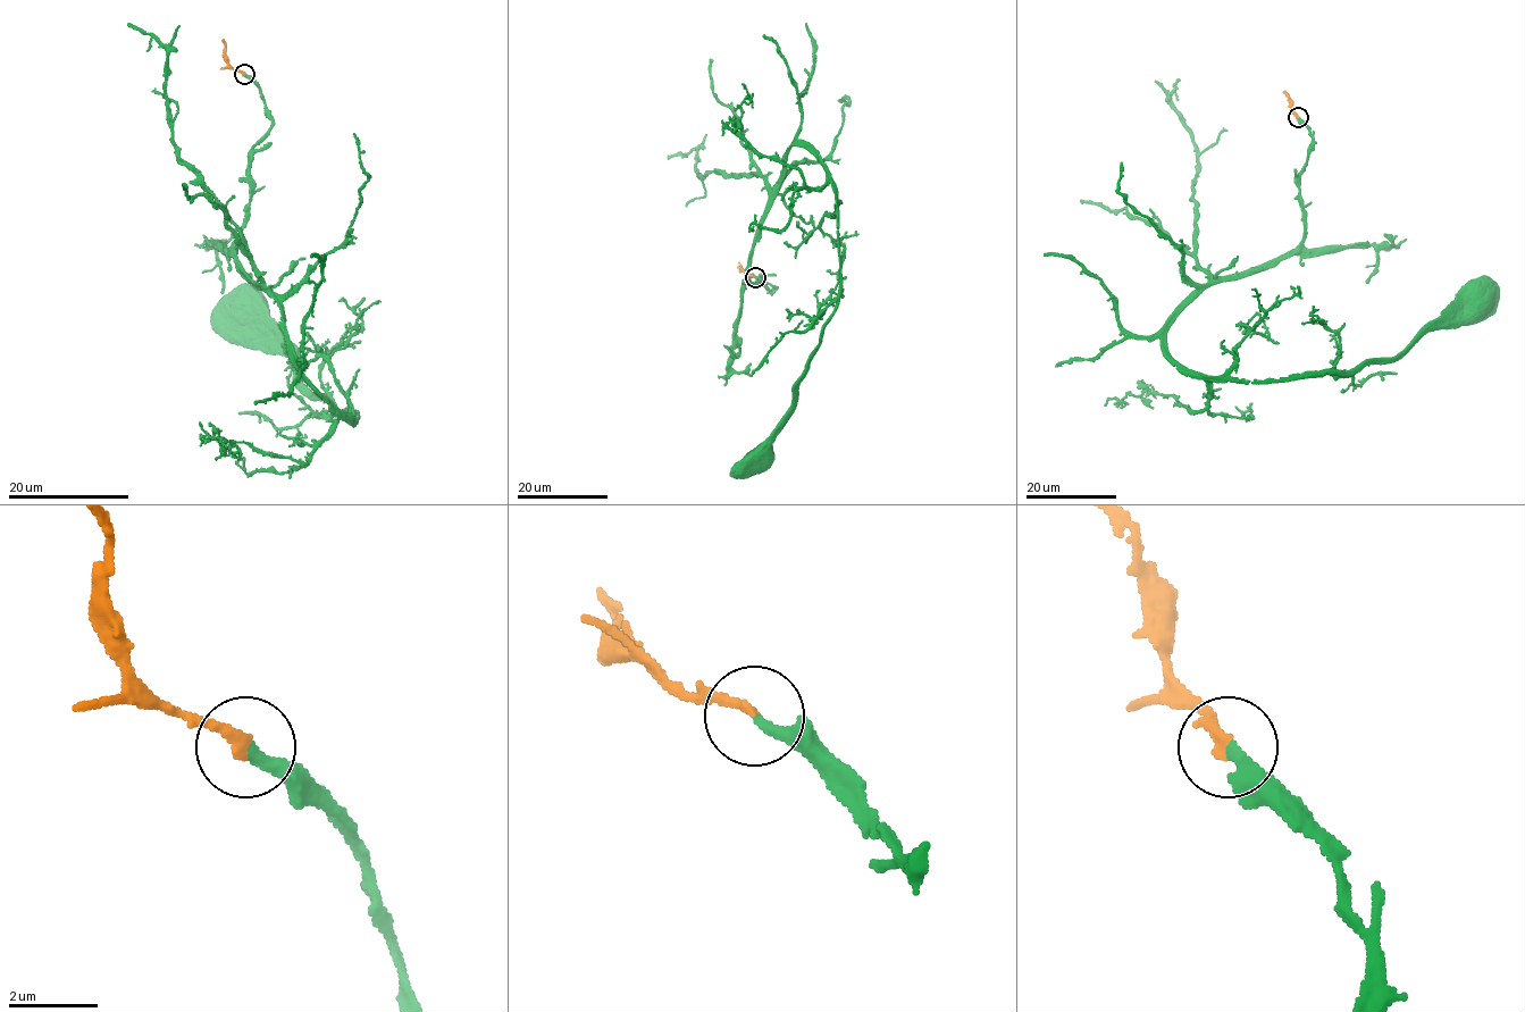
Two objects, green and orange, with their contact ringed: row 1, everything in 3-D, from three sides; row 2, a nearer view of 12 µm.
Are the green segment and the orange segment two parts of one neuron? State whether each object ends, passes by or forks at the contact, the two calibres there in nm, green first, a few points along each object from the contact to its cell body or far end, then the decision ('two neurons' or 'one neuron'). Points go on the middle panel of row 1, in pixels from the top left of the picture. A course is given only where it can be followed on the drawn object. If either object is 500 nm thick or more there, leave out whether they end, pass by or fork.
green ends there; orange ends there; 260 nm thick on the green side, 260 nm on the other; green runs (755, 277), (777, 286), (747, 274), (769, 193), (792, 145), (803, 144), (836, 198), (839, 297), (759, 463); orange runs (755, 277), (738, 262); one neuron

